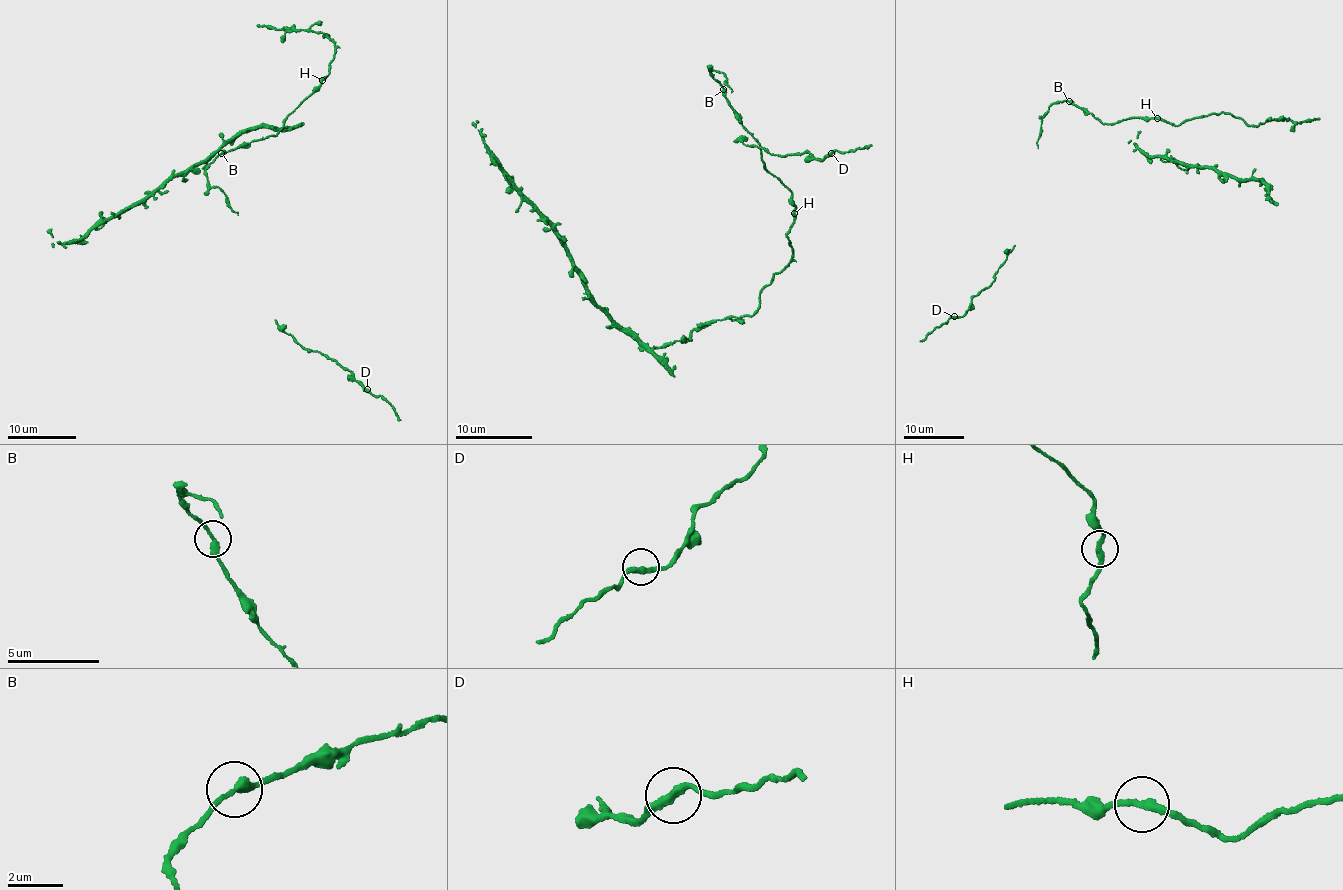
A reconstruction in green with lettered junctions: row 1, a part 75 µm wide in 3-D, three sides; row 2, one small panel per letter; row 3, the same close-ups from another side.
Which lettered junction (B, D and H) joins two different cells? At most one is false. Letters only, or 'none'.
none

